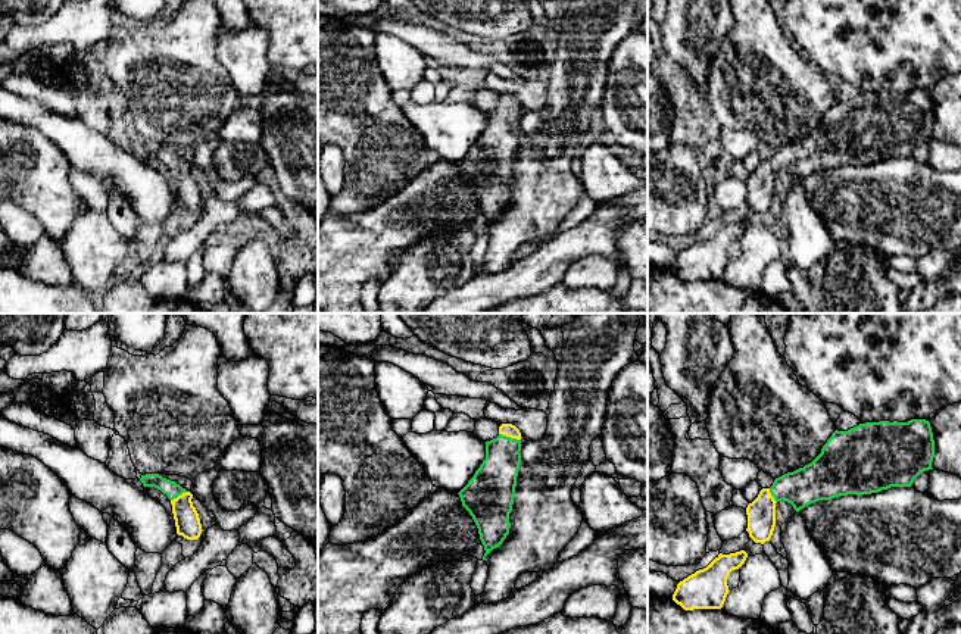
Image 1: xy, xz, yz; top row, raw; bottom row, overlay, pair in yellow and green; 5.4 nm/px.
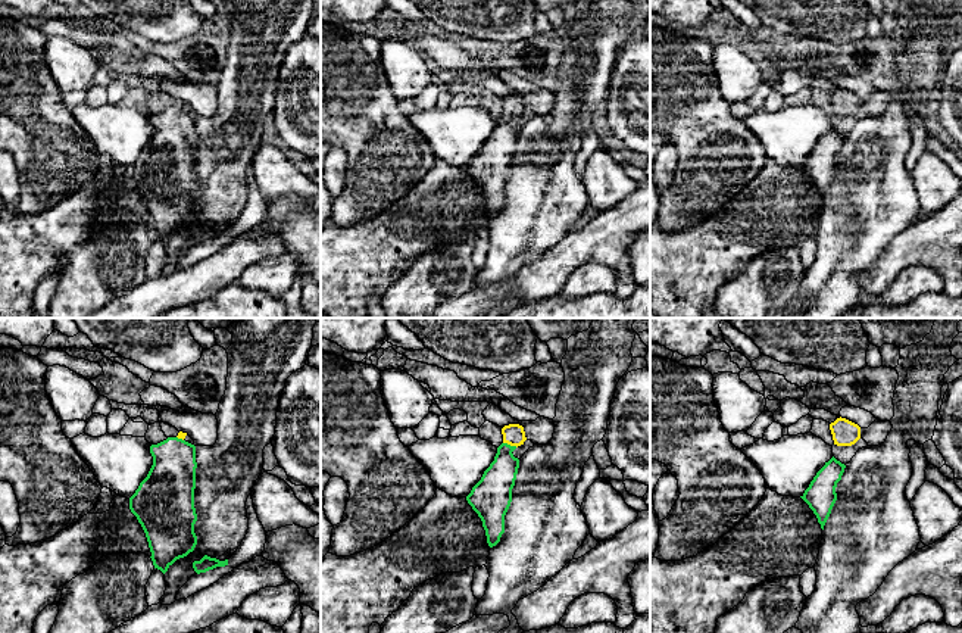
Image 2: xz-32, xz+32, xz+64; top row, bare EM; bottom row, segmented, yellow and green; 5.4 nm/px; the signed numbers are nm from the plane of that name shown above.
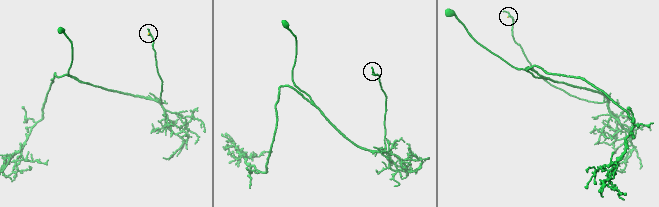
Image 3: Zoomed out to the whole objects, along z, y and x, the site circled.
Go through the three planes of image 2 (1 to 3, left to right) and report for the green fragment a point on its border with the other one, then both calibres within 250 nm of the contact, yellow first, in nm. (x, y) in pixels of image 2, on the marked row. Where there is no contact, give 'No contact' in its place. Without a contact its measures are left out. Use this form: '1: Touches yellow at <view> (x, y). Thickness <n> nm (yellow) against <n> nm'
1: Touches yellow at xz-32 (180, 437). Thickness 40 nm (yellow) against 260 nm
2: Touches yellow at xz+32 (511, 445). Thickness 120 nm (yellow) against 190 nm
3: No contact

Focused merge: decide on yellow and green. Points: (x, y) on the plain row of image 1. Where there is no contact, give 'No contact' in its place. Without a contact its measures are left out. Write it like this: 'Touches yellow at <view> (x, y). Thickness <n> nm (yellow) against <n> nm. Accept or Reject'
Touches yellow at xz (509, 106). Thickness 70 nm (yellow) against 220 nm. Accept

